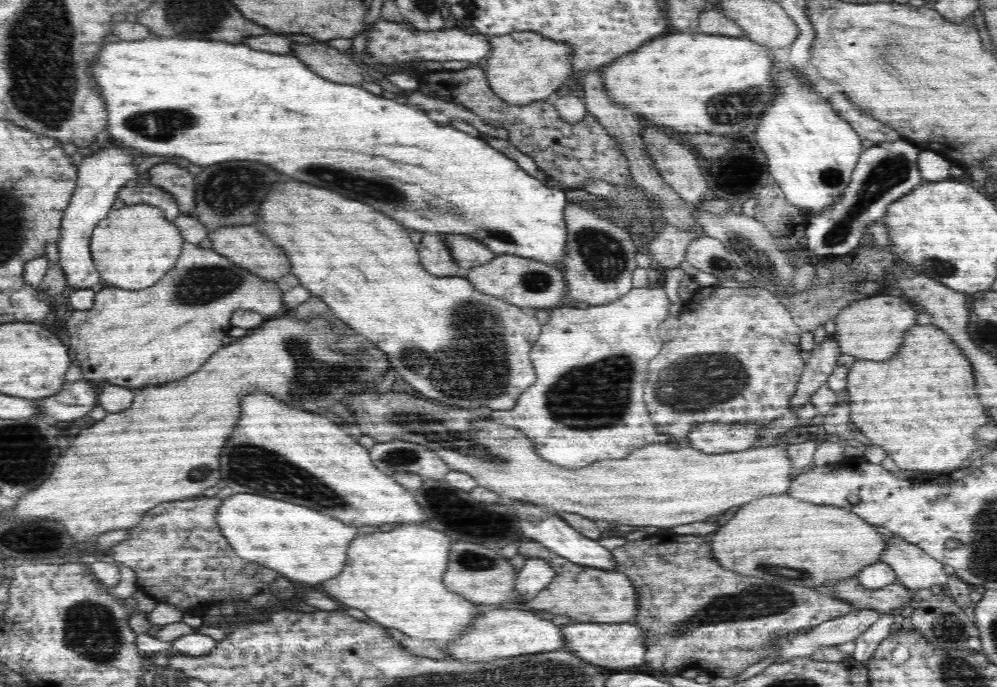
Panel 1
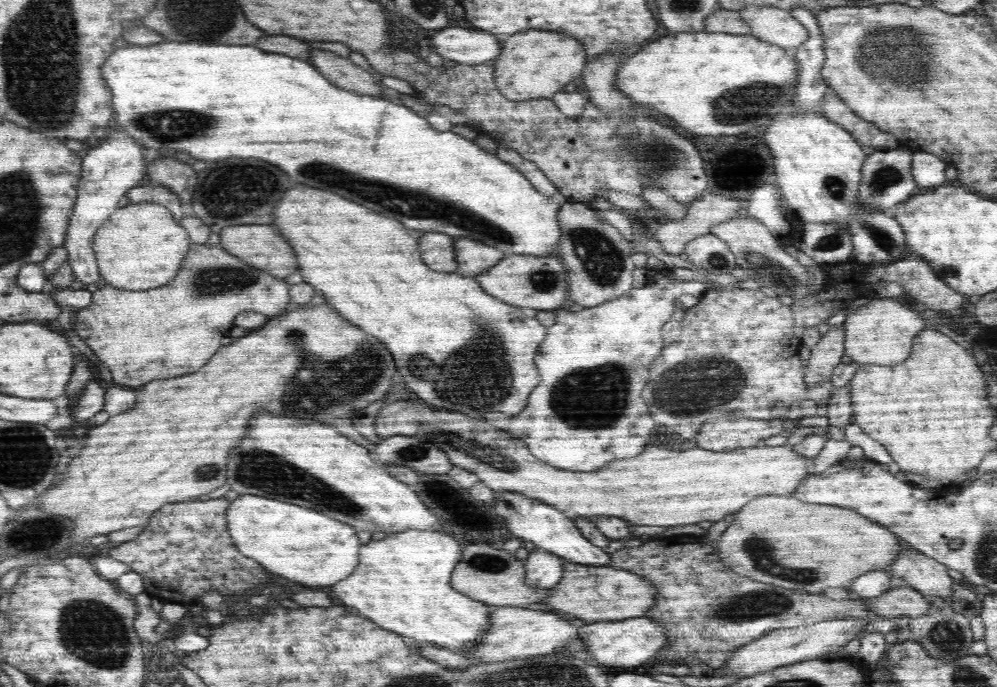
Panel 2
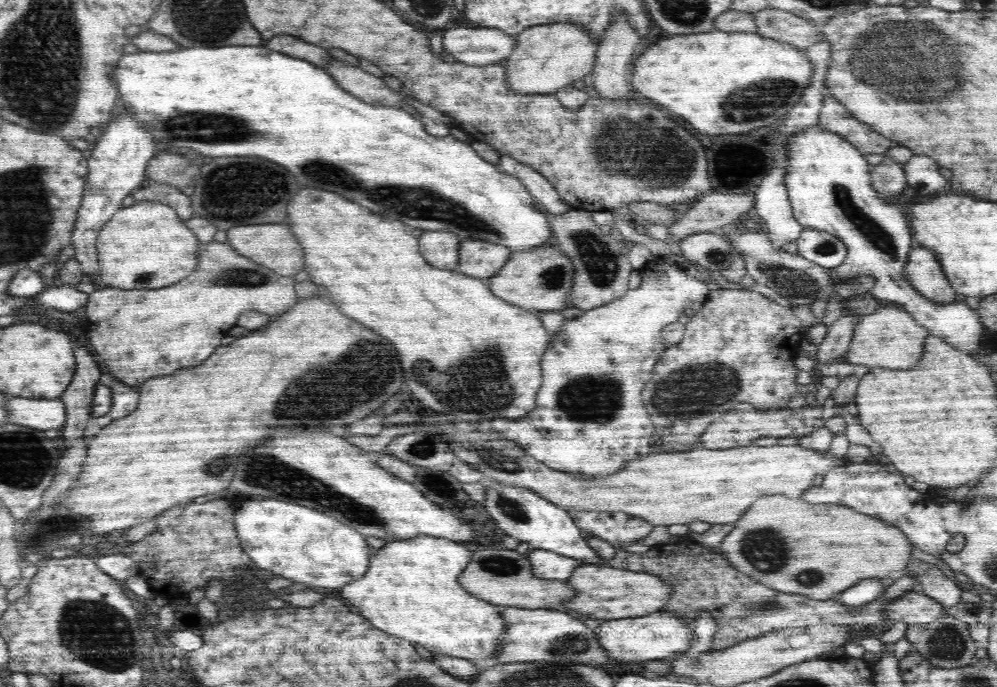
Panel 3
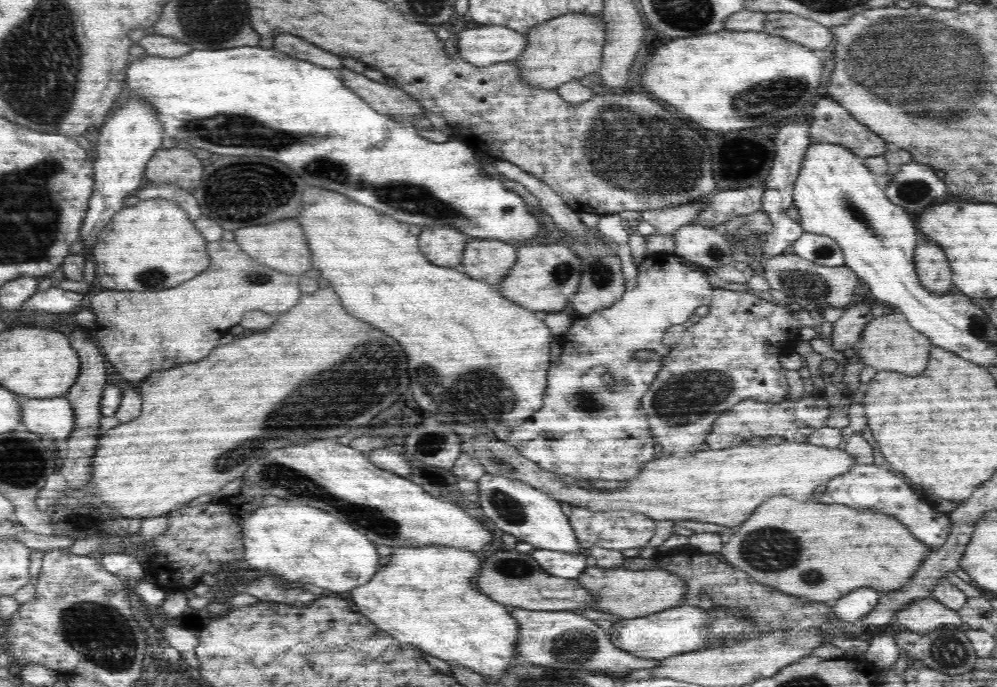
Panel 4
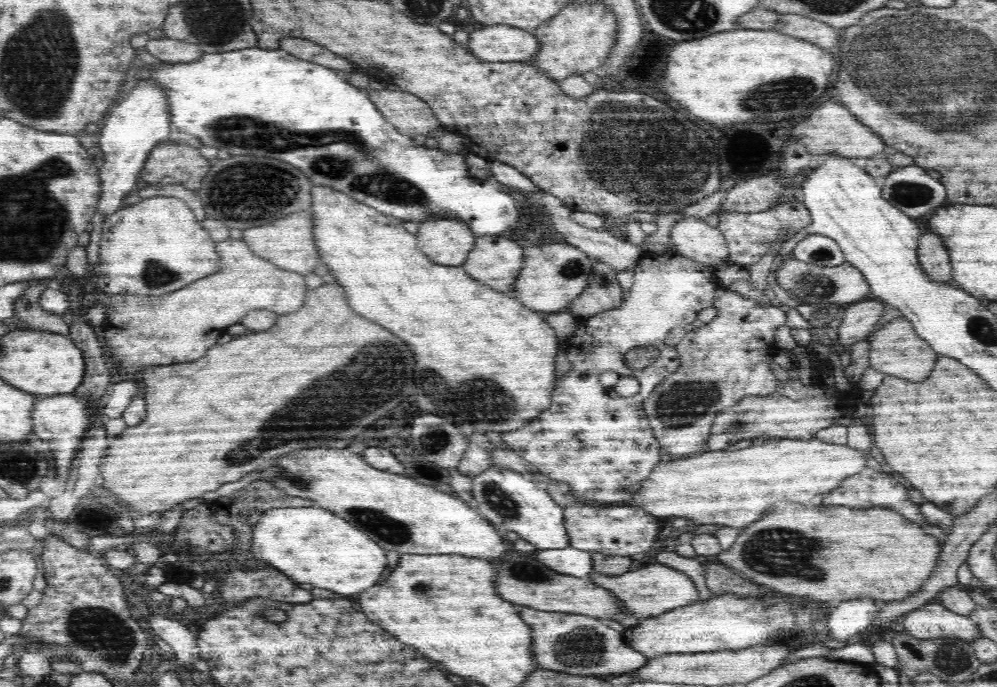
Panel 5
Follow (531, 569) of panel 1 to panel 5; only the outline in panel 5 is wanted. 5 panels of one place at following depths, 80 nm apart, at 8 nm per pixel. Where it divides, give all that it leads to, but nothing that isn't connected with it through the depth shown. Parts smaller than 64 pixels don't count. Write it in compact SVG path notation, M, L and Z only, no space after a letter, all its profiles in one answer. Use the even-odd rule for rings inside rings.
M570 546L537 550L538 560L556 572L580 578L588 578L593 572L592 555Z

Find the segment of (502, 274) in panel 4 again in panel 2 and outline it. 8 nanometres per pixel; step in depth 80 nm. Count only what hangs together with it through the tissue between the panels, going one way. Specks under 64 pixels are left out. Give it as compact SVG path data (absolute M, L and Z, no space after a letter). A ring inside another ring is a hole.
M456 237L454 248L456 248L454 254L458 263L456 273L465 277L476 277L478 274L484 274L486 270L496 266L506 255L498 248L466 238Z

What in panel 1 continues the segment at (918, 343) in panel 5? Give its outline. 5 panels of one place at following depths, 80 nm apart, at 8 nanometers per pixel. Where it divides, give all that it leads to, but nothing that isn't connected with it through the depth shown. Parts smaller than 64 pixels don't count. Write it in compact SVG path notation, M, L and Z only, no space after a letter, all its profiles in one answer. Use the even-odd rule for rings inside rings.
M883 293L867 297L858 302L850 302L842 308L836 321L836 332L841 353L852 355L856 360L884 362L890 356L896 356L902 347L905 335L910 328L918 325L916 311L911 302L903 297Z

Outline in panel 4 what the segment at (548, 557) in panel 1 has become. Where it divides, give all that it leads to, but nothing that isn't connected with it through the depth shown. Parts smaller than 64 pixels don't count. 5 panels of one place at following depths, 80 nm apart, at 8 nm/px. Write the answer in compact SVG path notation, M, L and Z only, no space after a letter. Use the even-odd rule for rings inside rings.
M590 563L586 570L578 576L578 583L584 585L591 596L595 597L594 610L616 614L622 619L634 619L669 608L679 607L685 600L686 583L662 568L655 569L625 569L598 568Z

